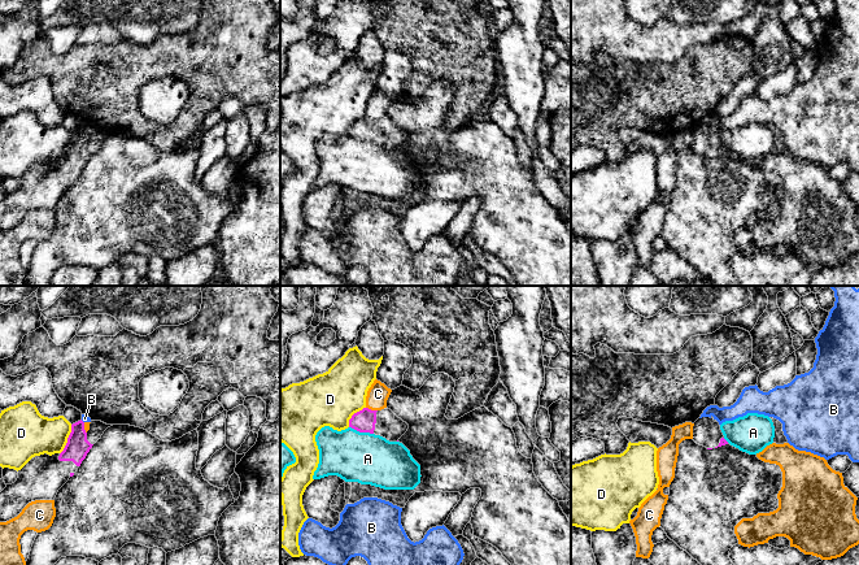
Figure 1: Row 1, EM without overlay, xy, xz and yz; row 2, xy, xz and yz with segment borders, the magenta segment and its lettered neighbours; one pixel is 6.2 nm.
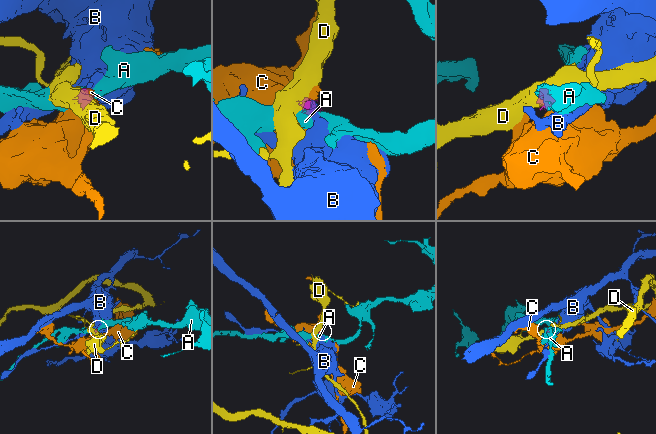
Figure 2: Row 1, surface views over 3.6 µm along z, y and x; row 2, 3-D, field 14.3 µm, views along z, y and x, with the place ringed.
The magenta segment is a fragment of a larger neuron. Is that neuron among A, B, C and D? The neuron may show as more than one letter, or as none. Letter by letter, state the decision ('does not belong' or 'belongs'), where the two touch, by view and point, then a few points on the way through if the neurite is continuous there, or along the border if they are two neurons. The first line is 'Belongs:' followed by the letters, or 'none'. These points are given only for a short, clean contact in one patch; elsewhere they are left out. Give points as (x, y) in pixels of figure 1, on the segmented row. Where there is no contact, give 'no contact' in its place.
Belongs: none
A: does not belong; meets magenta in xz at (361, 431); border along xz (349, 426), (373, 434)
B: does not belong; meets magenta in xy at (82, 421); border along xy (81, 420), (83, 422)
C: does not belong; meets magenta in xz at (370, 409)
D: does not belong; meets magenta in xy at (68, 439); border along xy (72, 425), (68, 442), (60, 453)

